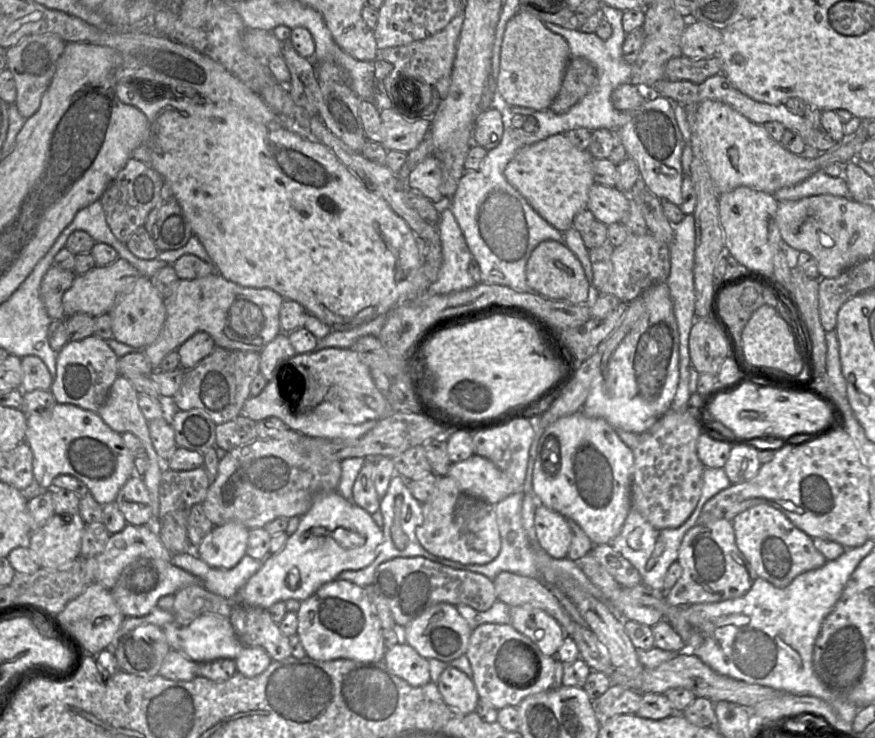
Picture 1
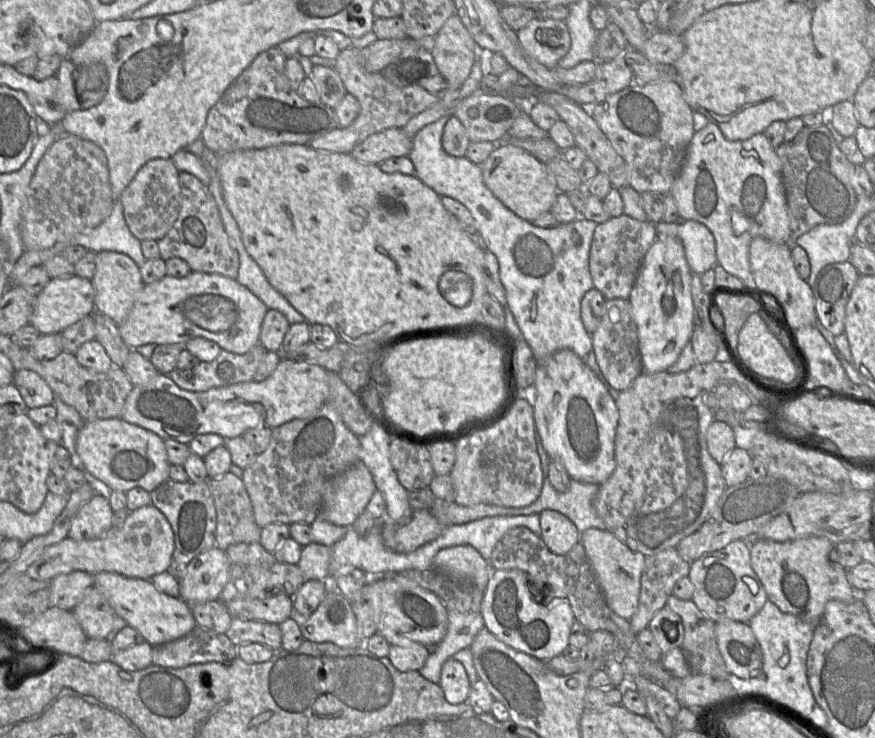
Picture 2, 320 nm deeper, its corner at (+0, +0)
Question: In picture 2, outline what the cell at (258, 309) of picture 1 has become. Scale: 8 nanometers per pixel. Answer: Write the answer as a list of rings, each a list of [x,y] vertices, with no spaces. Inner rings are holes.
[[[194,271],[184,278],[167,274],[144,285],[119,330],[132,349],[150,343],[184,346],[190,339],[202,337],[214,341],[222,350],[244,354],[259,343],[267,311],[262,300],[235,279]]]

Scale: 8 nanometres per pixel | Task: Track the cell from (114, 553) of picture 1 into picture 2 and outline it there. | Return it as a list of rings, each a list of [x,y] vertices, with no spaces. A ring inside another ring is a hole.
[[[75,570],[60,574],[50,581],[50,607],[72,611],[88,588],[94,585],[94,575]]]

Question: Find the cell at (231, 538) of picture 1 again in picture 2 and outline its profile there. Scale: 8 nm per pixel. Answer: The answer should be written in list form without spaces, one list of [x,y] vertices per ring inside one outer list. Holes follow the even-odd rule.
[[[218,546],[203,550],[188,564],[180,580],[180,598],[190,606],[218,600],[230,578],[233,563]]]

